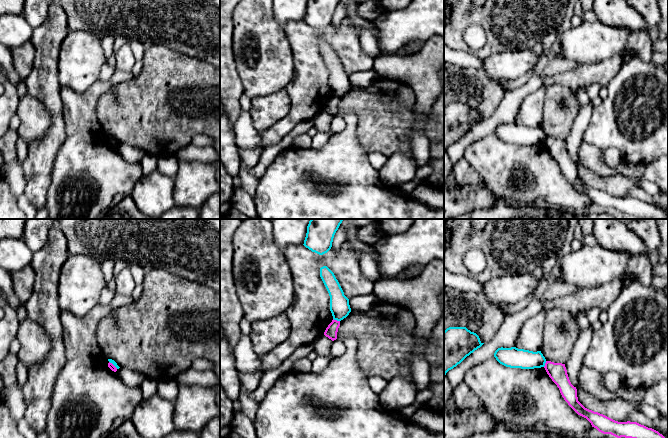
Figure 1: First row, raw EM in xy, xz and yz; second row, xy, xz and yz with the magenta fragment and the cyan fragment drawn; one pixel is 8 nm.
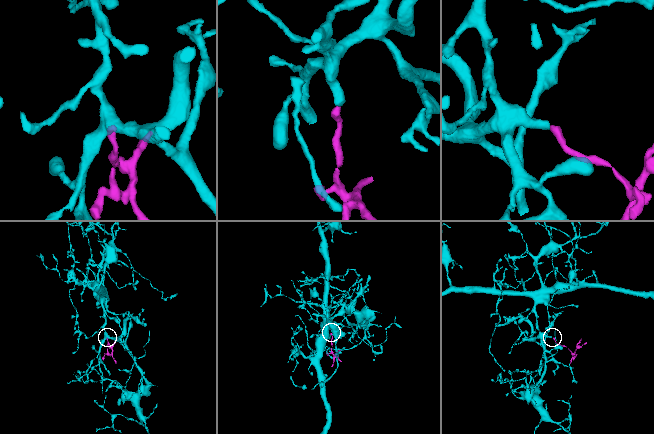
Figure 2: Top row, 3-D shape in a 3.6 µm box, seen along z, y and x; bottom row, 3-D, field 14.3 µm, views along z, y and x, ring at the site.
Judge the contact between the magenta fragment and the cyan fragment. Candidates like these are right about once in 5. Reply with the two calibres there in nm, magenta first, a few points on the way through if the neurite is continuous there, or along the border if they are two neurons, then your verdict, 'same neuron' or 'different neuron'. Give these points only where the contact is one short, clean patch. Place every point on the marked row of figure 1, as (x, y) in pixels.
calibres 100 and 160 nm; border xz (333, 318), (339, 321); different neuron

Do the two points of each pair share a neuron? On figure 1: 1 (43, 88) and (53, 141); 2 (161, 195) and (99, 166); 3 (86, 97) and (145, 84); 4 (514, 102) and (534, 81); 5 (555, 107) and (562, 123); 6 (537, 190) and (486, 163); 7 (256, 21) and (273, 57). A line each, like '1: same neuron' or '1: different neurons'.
1: same neuron
2: different neurons
3: different neurons
4: same neuron
5: same neuron
6: same neuron
7: same neuron

